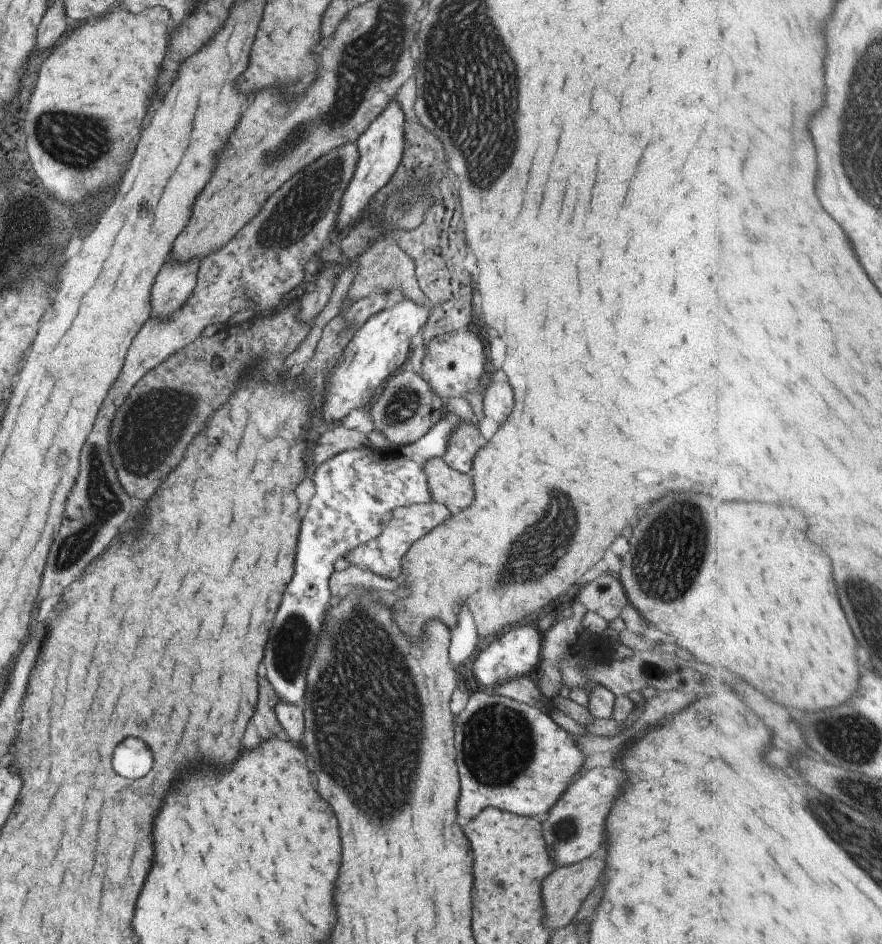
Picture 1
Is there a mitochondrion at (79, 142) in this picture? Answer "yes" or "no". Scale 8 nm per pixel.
yes

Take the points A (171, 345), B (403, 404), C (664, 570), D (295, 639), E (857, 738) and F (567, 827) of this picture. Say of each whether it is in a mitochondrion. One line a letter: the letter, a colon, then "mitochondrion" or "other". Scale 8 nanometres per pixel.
A: other
B: mitochondrion
C: mitochondrion
D: mitochondrion
E: mitochondrion
F: mitochondrion

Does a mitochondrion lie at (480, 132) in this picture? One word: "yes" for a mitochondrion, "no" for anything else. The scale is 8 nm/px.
yes

